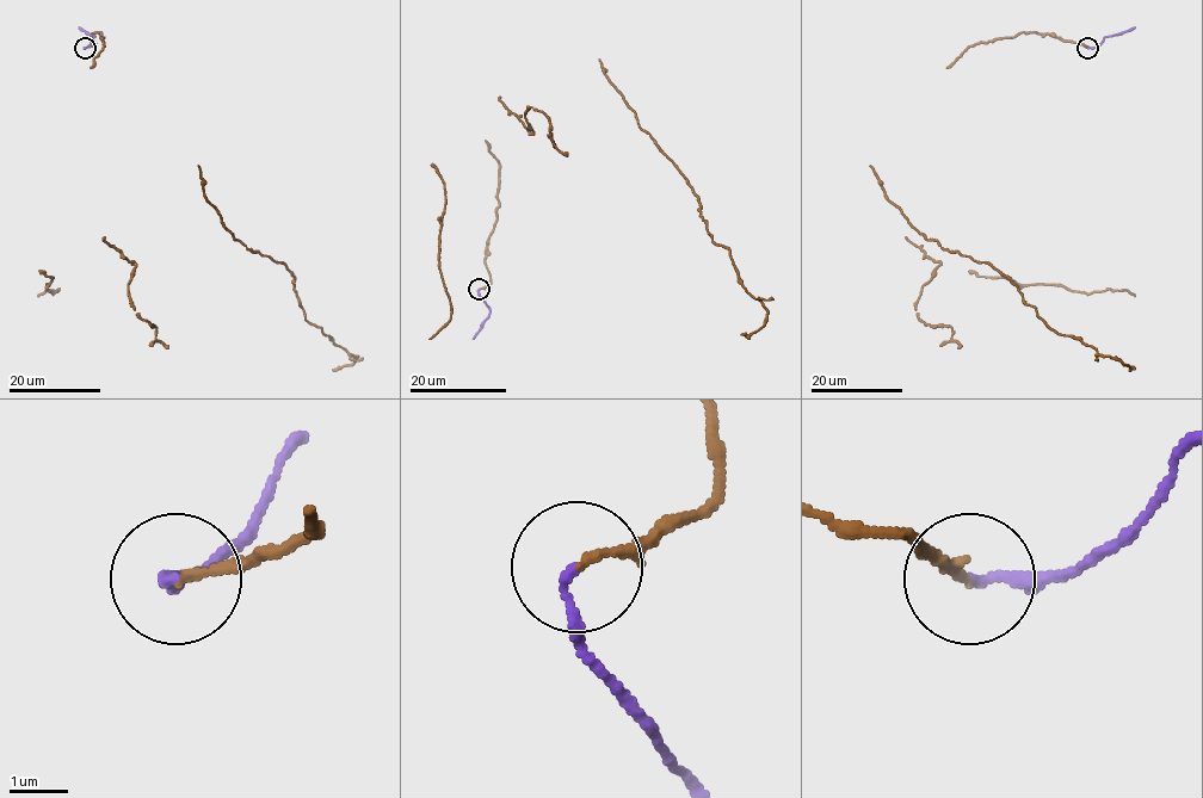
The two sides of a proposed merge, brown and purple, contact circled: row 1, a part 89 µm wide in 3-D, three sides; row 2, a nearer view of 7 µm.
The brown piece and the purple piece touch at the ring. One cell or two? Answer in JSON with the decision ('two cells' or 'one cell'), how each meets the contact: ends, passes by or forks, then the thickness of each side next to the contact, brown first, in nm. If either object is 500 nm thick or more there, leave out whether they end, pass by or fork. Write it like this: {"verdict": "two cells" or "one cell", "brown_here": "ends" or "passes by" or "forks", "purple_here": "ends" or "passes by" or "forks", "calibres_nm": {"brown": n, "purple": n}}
{"verdict": "one cell", "brown_here": "ends", "purple_here": "ends", "calibres_nm": {"brown": 140, "purple": 160}}

